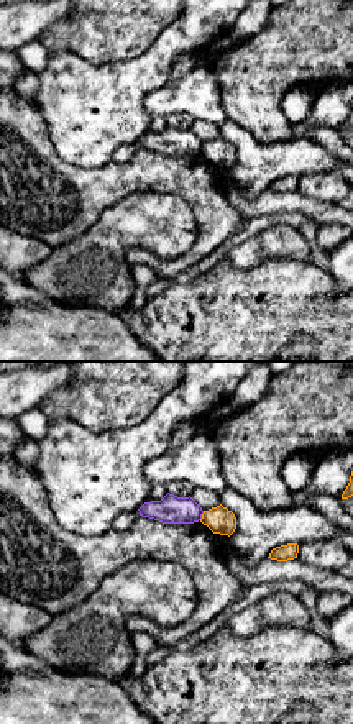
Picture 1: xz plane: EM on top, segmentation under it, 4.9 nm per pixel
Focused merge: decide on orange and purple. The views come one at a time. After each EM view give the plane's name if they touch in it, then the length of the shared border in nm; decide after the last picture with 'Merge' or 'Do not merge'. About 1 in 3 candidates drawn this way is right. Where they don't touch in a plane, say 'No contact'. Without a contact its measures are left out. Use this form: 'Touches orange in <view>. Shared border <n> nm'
Touches orange in xz. Shared border 50 nm

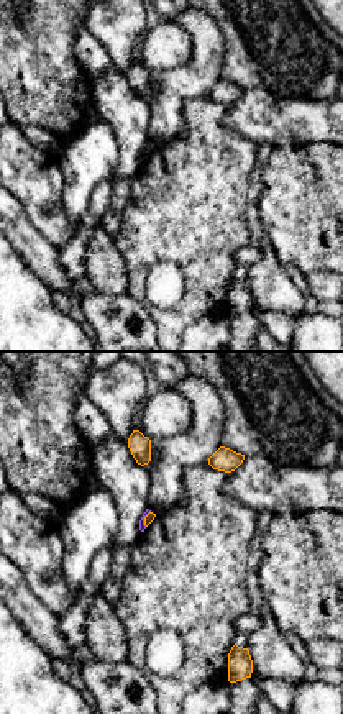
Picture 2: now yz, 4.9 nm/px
Touches orange in yz. Shared border 80 nm

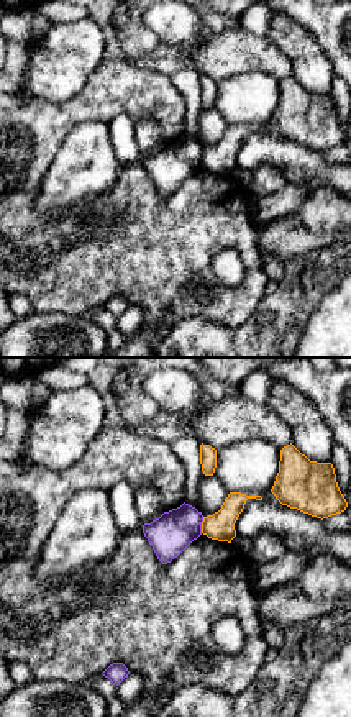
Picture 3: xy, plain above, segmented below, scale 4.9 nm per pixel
Touches orange in xy. Shared border 80 nm

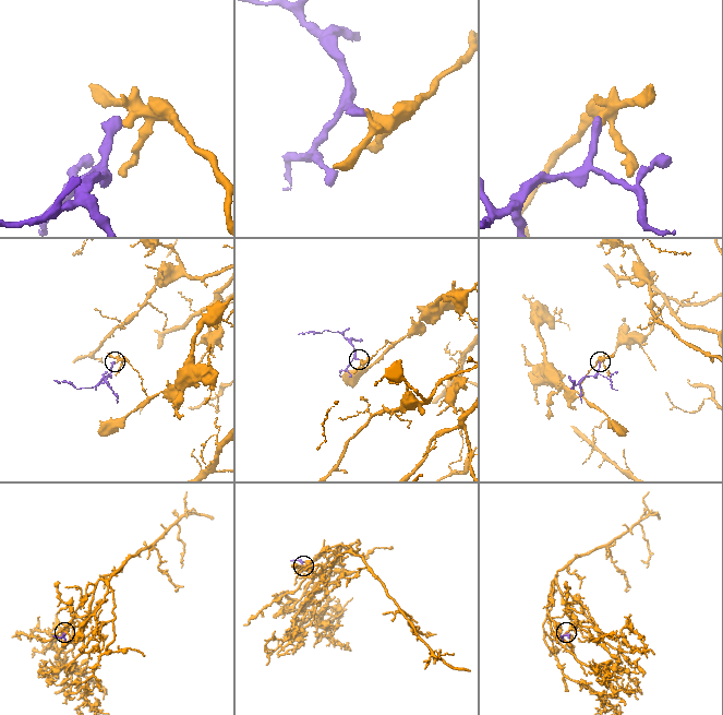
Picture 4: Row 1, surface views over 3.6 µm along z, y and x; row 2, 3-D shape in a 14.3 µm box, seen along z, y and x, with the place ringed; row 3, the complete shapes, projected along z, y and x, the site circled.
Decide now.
Do not merge

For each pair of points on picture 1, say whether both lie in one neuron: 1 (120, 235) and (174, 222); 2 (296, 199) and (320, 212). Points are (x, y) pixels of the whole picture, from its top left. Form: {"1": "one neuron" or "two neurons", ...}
{"1": "one neuron", "2": "one neuron"}

